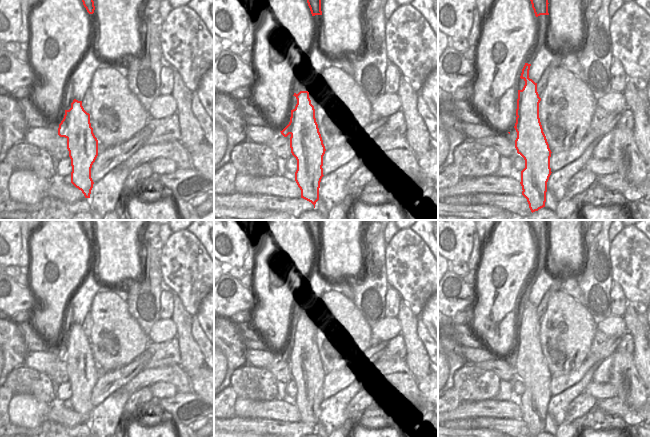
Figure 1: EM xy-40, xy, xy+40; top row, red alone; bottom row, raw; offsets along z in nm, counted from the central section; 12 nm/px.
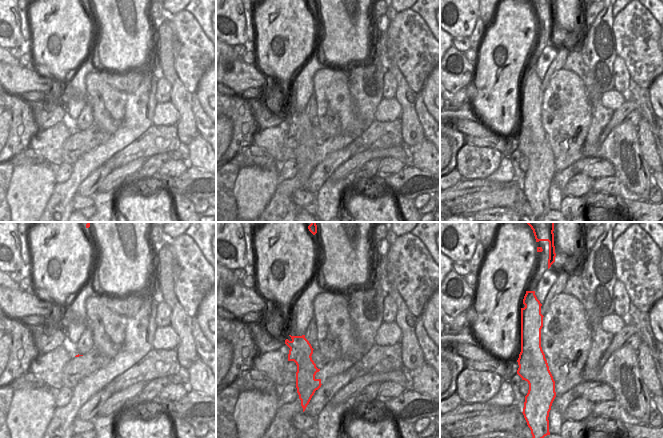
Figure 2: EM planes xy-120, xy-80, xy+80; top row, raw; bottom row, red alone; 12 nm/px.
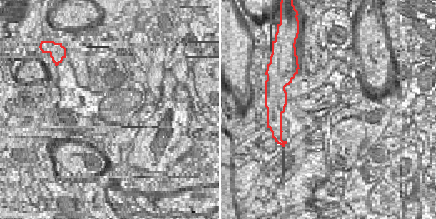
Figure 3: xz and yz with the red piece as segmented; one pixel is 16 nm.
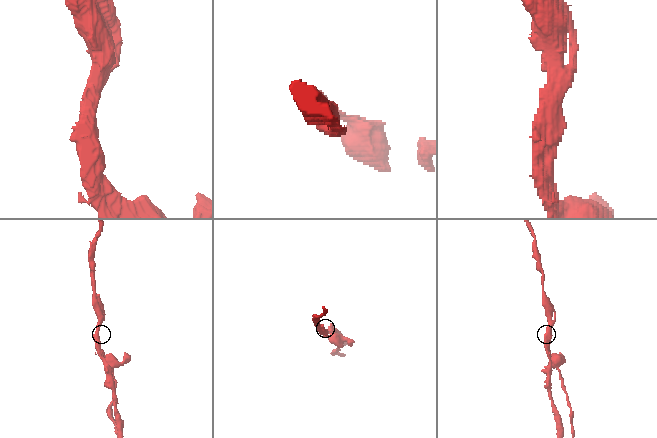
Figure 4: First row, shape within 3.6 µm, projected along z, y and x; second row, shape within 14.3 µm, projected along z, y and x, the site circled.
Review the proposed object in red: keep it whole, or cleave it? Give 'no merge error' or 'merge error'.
merge error

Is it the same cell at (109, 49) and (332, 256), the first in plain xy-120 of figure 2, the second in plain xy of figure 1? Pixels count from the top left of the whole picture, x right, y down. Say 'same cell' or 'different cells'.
same cell

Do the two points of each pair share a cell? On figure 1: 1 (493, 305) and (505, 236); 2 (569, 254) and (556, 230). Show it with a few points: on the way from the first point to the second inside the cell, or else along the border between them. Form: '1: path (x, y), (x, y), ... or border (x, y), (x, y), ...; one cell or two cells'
1: path (493, 288), (505, 265), (505, 253); one cell
2: path (566, 248), (566, 240), (562, 236); one cell

